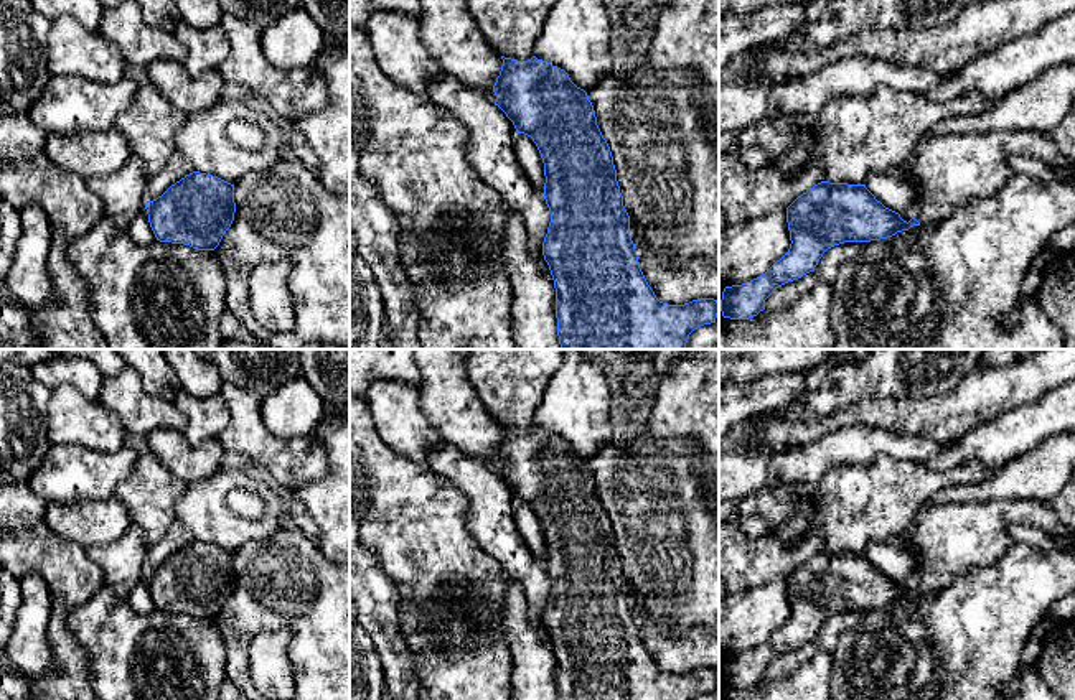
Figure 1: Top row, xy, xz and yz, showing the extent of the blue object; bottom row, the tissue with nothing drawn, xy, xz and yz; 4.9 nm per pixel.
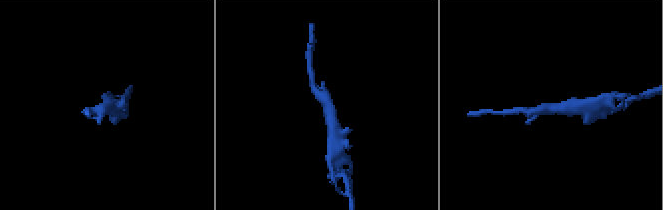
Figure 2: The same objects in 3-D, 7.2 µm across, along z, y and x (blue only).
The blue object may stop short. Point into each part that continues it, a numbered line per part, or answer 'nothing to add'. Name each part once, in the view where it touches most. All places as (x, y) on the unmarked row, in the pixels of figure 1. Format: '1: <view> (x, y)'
1: xz (526, 519)

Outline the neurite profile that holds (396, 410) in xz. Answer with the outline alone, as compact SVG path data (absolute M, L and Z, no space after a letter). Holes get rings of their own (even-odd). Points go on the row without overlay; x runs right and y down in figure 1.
M376 379L366 402L383 441L397 455L429 468L429 453L442 438L420 407L420 392L402 382Z

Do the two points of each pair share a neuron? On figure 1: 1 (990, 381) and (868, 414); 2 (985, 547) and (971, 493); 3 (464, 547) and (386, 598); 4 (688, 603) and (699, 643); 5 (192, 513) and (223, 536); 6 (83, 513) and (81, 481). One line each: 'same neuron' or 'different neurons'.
1: same neuron
2: different neurons
3: different neurons
4: different neurons
5: same neuron
6: different neurons

